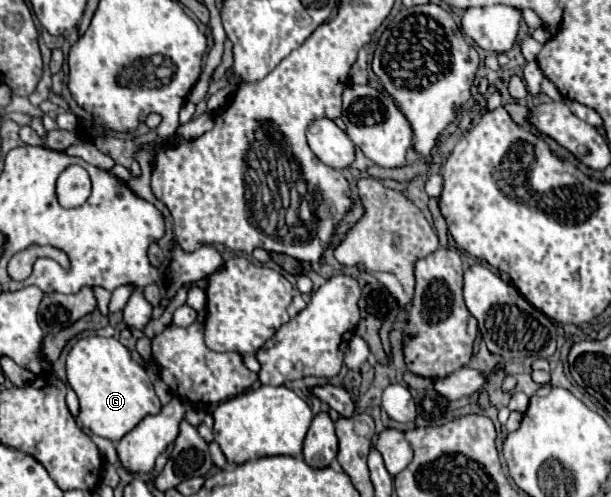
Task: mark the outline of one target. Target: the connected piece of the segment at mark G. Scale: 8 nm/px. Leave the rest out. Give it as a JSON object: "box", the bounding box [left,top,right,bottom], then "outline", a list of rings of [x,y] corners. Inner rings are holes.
{"box":[66,337,162,443],"outline":[[[114,337],[80,339],[68,355],[66,371],[68,383],[80,399],[80,423],[94,435],[106,437],[114,443],[132,431],[144,417],[158,415],[162,409],[146,369],[138,365],[130,351]]]}

